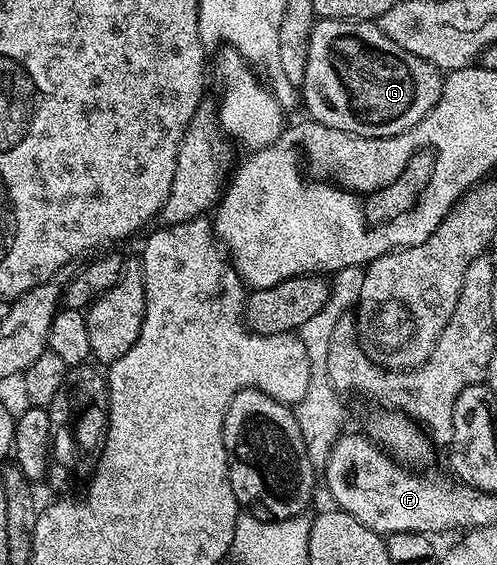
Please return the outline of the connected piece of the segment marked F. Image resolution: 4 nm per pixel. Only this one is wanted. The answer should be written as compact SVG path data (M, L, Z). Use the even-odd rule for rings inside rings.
M346 431L333 445L322 477L326 479L333 504L380 536L402 531L429 535L460 531L460 521L444 521L444 513L448 513L444 501L456 501L456 489L472 488L451 474L444 475L434 470L421 472L424 474L420 476L416 474L419 472L389 457L370 437L358 431Z

